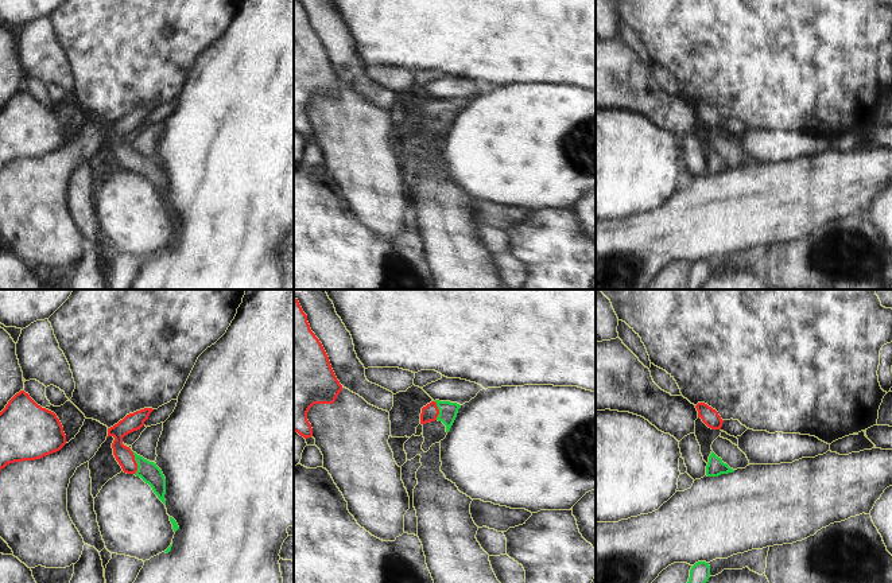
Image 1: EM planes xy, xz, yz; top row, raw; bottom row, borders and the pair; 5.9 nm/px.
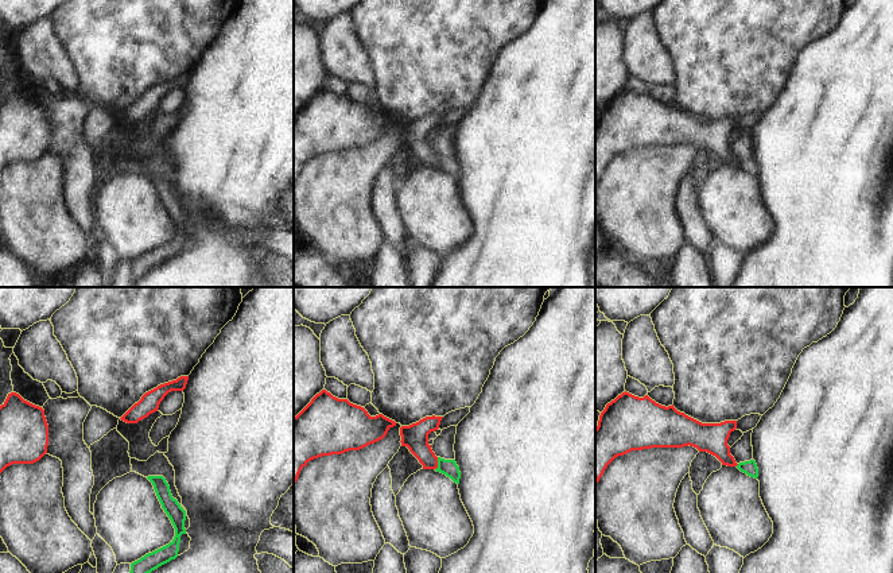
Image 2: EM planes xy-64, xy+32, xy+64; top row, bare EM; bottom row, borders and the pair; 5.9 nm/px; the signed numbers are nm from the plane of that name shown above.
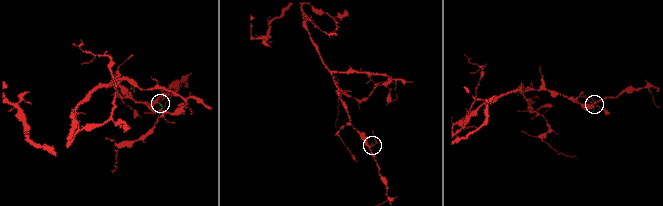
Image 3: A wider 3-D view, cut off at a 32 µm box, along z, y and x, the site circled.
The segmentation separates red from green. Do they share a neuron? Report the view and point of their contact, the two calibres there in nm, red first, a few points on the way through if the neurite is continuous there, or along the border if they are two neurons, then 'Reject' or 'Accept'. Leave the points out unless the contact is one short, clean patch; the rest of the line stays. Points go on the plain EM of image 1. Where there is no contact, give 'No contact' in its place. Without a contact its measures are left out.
Touches red at xy (135, 160). Thickness 110 nm (red) against 120 nm. Path across: xy (132, 120), (119, 146), (135, 160), (148, 170). Accept

